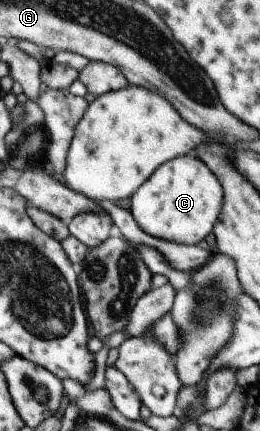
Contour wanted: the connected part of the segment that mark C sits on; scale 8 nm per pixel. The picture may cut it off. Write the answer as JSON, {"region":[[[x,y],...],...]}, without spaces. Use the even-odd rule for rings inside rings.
{"region":[[[183,156],[159,167],[131,199],[133,216],[147,234],[169,242],[199,245],[223,212],[225,190],[211,168],[197,156]]]}

